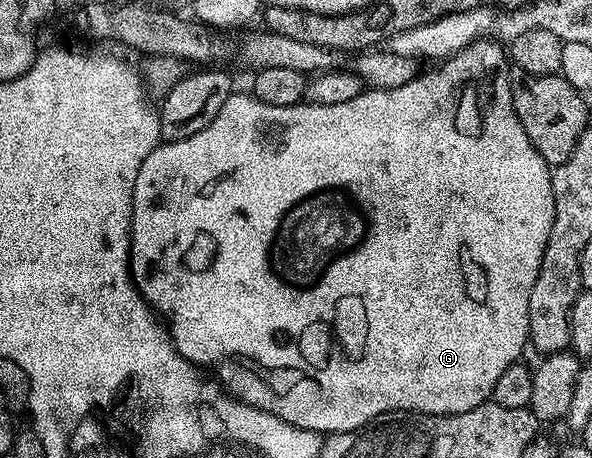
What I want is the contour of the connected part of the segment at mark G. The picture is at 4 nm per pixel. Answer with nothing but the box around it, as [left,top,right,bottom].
[129,39,553,435]

